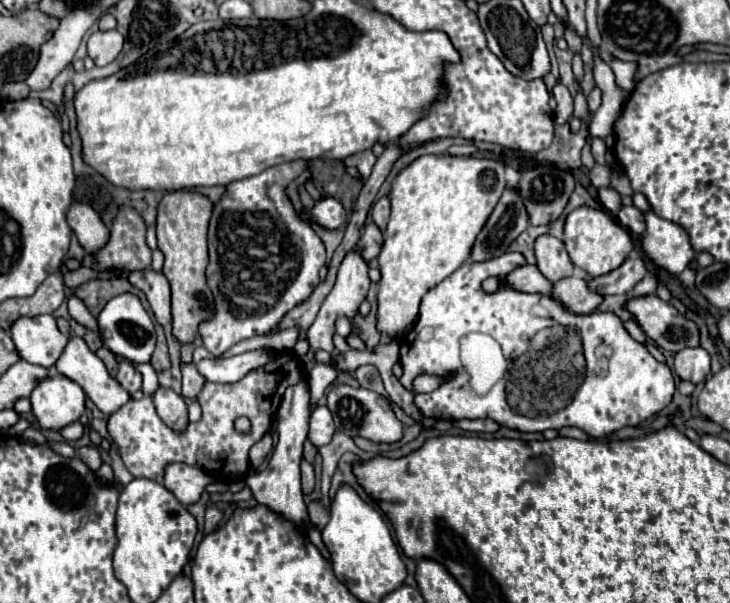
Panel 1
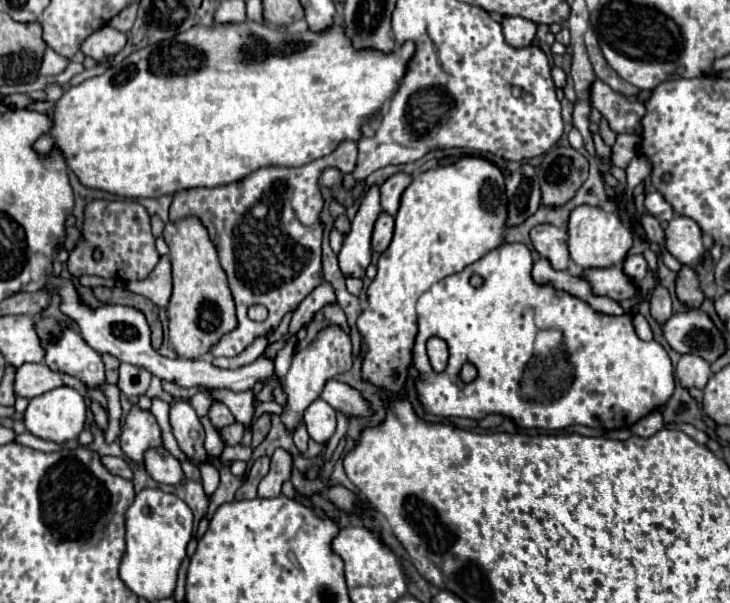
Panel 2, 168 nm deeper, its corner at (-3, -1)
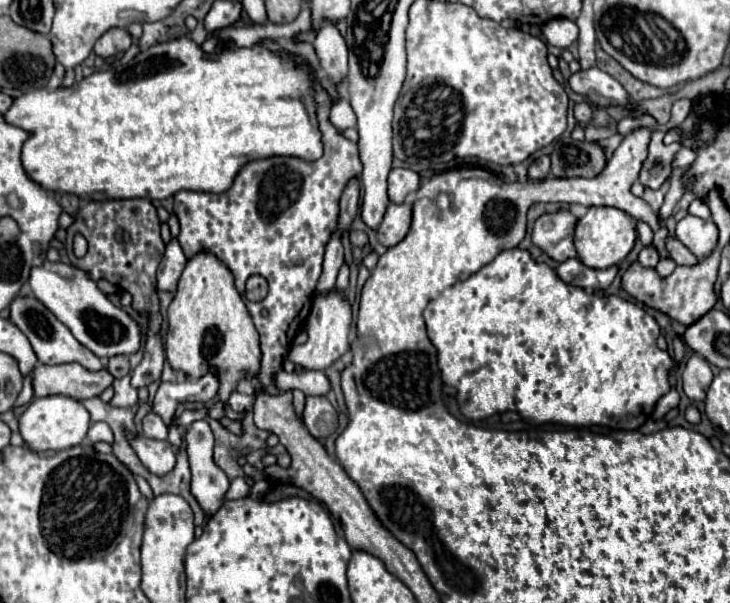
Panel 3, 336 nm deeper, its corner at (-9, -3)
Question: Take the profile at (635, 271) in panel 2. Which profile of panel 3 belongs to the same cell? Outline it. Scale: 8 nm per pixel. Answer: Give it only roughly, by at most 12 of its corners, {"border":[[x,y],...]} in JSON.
{"border":[[653,246],[643,248],[639,262],[645,268],[655,268],[659,254]]}

